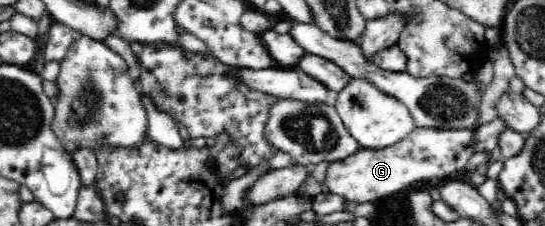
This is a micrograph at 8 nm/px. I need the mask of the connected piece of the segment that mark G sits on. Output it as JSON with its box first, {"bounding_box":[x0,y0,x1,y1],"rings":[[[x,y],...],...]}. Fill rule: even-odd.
{"bounding_box":[324,126,474,204],"rings":[[[416,126],[416,129],[406,139],[396,145],[382,150],[361,149],[340,161],[332,162],[332,165],[328,167],[328,174],[324,183],[328,186],[330,192],[342,196],[347,201],[358,204],[366,203],[366,201],[374,202],[377,198],[398,193],[398,191],[410,187],[414,183],[420,183],[422,179],[428,181],[428,183],[434,180],[444,181],[454,172],[462,170],[474,153],[473,130],[437,129],[434,127]]]}

